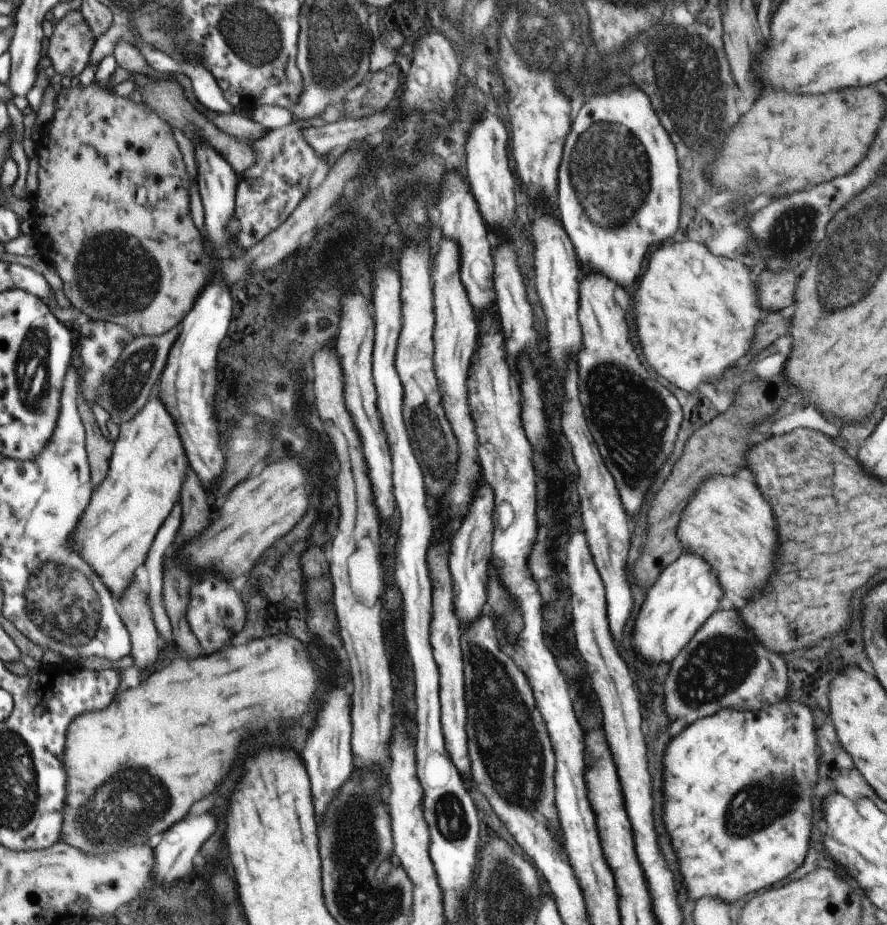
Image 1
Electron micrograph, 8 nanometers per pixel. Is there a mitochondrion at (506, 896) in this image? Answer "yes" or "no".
yes

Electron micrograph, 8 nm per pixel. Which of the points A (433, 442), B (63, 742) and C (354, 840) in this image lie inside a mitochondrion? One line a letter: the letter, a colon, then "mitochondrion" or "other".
A: mitochondrion
B: other
C: mitochondrion

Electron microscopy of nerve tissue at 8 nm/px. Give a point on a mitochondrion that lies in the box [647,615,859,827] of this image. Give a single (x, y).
(720, 663)

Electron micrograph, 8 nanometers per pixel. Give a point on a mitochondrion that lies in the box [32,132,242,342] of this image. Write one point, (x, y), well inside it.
(113, 271)

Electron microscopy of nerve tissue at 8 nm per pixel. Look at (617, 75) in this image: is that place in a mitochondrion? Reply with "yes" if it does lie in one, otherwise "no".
no

